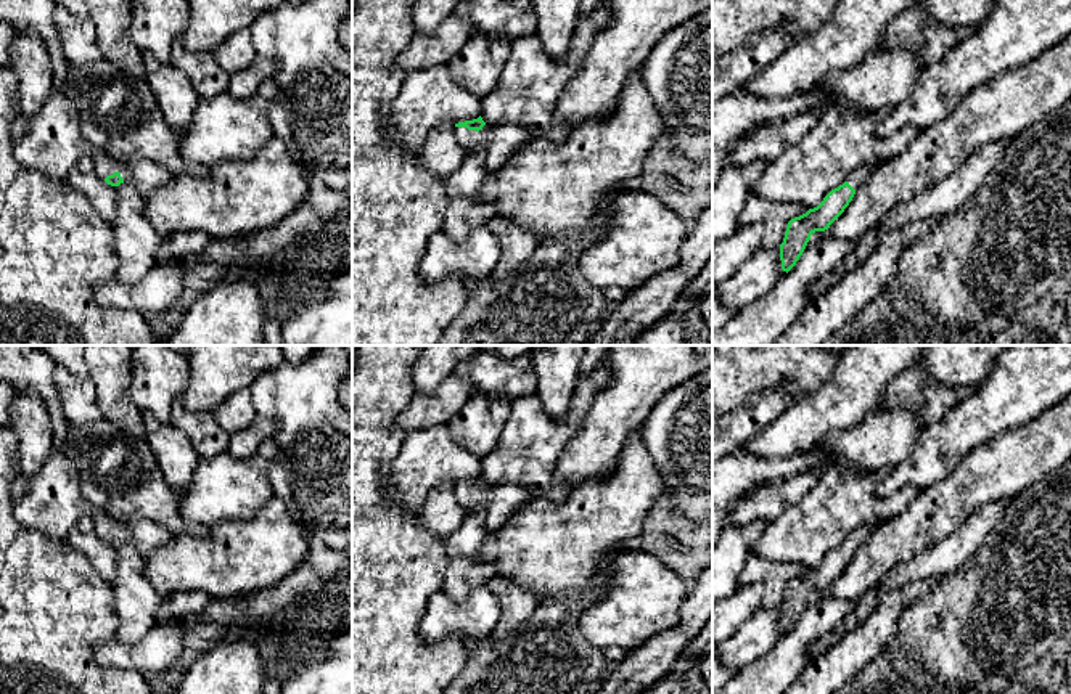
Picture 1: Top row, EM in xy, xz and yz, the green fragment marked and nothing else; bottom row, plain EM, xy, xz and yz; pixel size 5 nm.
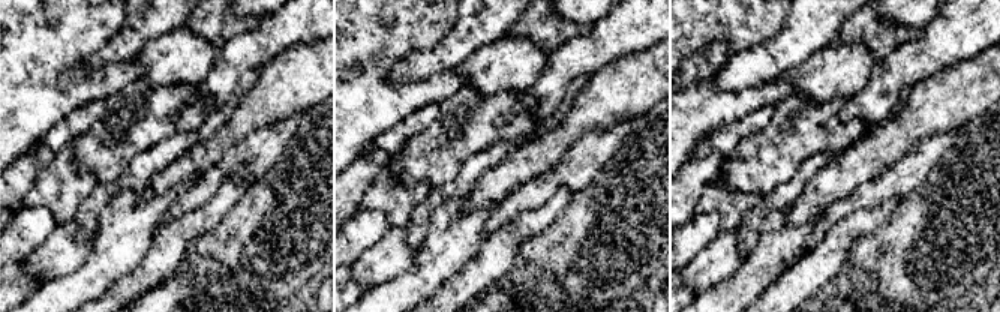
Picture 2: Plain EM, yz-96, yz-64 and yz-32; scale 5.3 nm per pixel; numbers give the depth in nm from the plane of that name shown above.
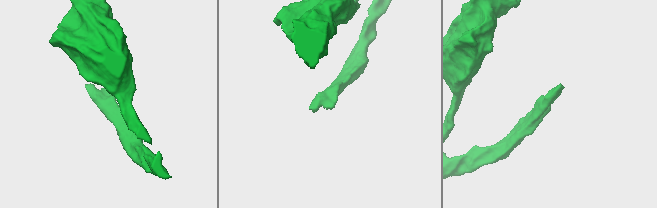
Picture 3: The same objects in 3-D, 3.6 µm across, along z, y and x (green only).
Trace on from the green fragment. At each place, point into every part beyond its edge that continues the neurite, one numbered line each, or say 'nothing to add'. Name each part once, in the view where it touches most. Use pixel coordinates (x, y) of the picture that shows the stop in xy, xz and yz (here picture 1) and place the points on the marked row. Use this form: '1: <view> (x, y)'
1: xz (500, 142)

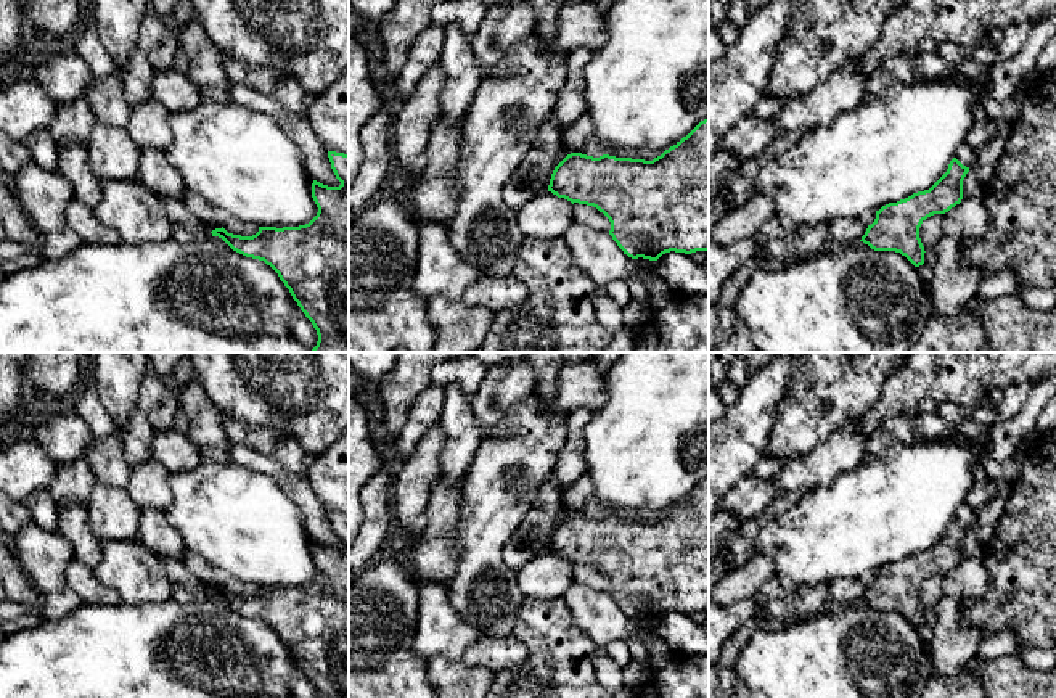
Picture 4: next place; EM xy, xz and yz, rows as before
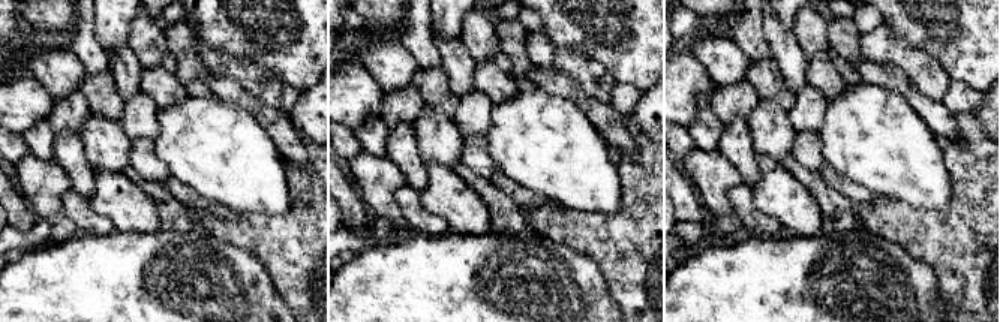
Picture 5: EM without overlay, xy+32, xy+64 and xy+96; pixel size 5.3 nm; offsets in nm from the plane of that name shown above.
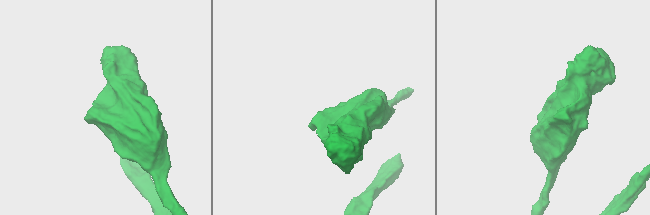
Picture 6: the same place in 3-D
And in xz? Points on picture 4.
nothing to add

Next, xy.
nothing to add

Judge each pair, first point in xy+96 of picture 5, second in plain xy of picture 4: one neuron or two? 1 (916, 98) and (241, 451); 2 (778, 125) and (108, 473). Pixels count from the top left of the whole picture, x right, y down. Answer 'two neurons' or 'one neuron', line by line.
1: one neuron
2: two neurons

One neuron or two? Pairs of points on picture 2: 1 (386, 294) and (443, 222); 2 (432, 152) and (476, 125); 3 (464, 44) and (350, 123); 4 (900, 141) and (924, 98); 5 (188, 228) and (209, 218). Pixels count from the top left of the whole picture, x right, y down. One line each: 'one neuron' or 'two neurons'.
1: one neuron
2: one neuron
3: two neurons
4: one neuron
5: one neuron

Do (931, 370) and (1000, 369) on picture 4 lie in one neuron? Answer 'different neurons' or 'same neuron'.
same neuron

